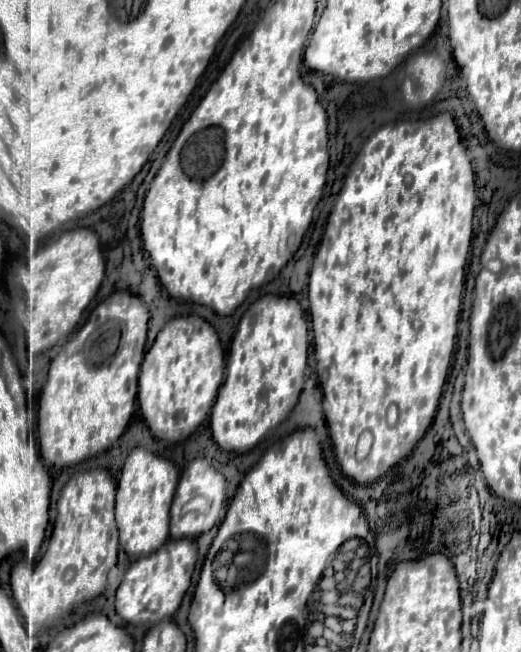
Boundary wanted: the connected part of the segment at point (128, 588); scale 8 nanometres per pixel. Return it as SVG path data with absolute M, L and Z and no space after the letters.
M167 540L159 552L137 558L117 588L115 608L117 614L129 624L155 624L161 618L173 616L191 584L191 576L197 562L197 544L193 540Z

